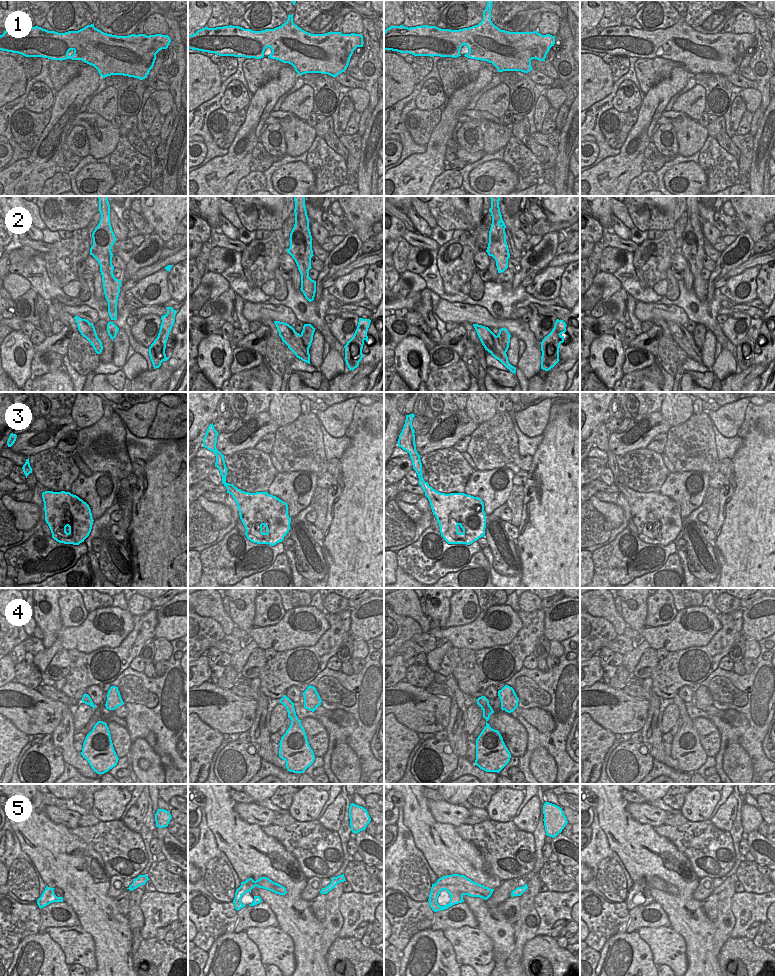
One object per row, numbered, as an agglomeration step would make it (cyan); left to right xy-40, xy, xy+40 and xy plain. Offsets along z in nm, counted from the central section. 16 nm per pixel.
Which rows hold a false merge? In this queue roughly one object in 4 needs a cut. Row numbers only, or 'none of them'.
2

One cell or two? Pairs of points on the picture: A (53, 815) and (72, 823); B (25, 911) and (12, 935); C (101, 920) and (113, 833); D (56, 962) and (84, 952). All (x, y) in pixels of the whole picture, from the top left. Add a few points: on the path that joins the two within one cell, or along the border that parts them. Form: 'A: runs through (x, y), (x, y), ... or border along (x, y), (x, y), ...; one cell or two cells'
A: runs through (58, 815), (67, 818); one cell
B: runs through (23, 917), (14, 929); one cell
C: border along (97, 851), (106, 871), (111, 876); two cells
D: border along (52, 939), (68, 965); two cells

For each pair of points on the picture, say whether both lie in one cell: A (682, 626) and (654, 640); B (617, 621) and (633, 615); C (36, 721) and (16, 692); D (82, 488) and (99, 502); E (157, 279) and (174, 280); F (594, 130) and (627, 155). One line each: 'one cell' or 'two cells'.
A: one cell
B: two cells
C: one cell
D: one cell
E: two cells
F: two cells

